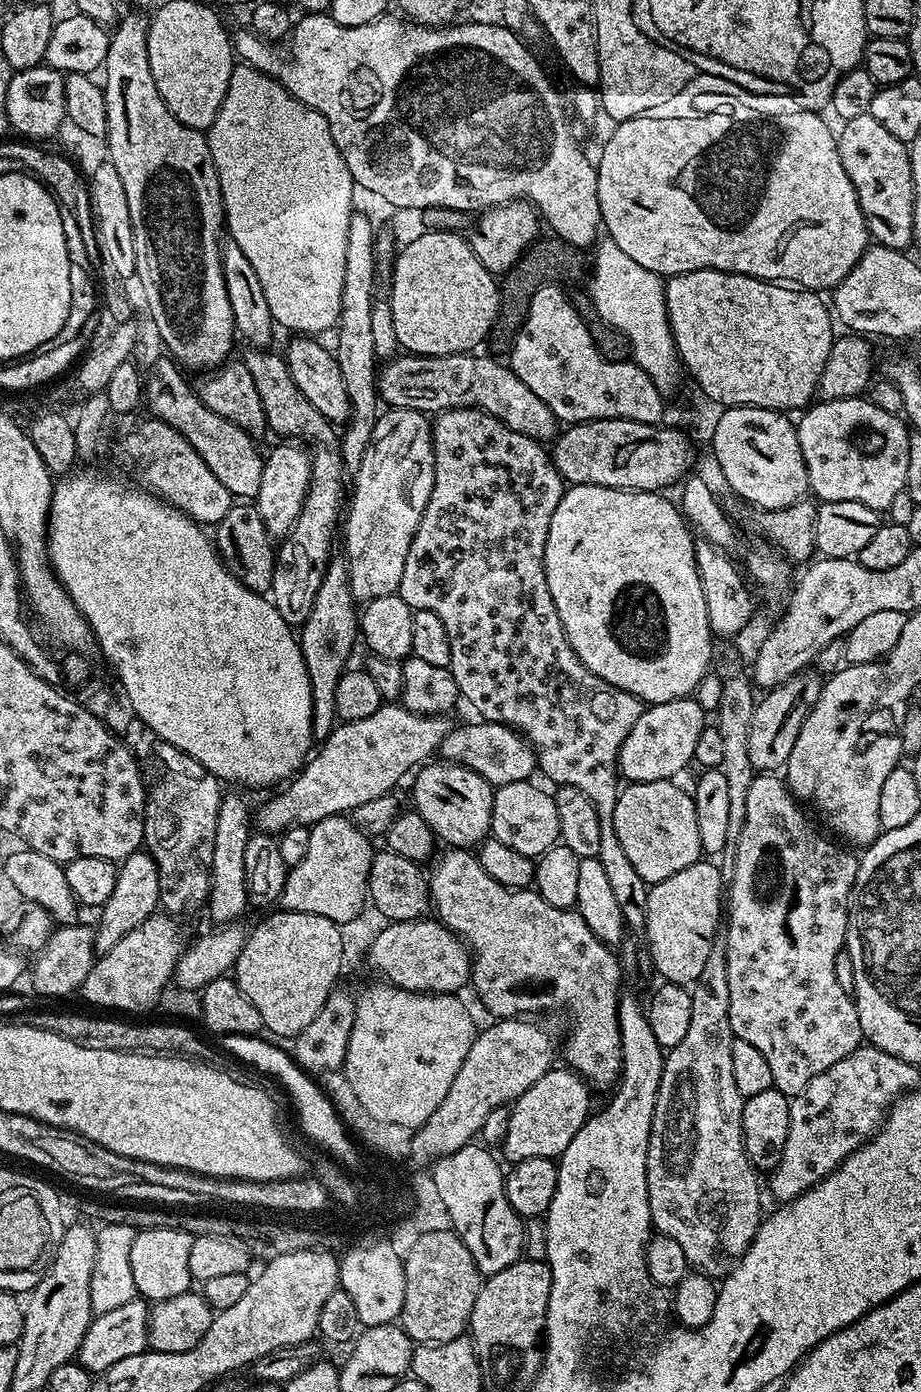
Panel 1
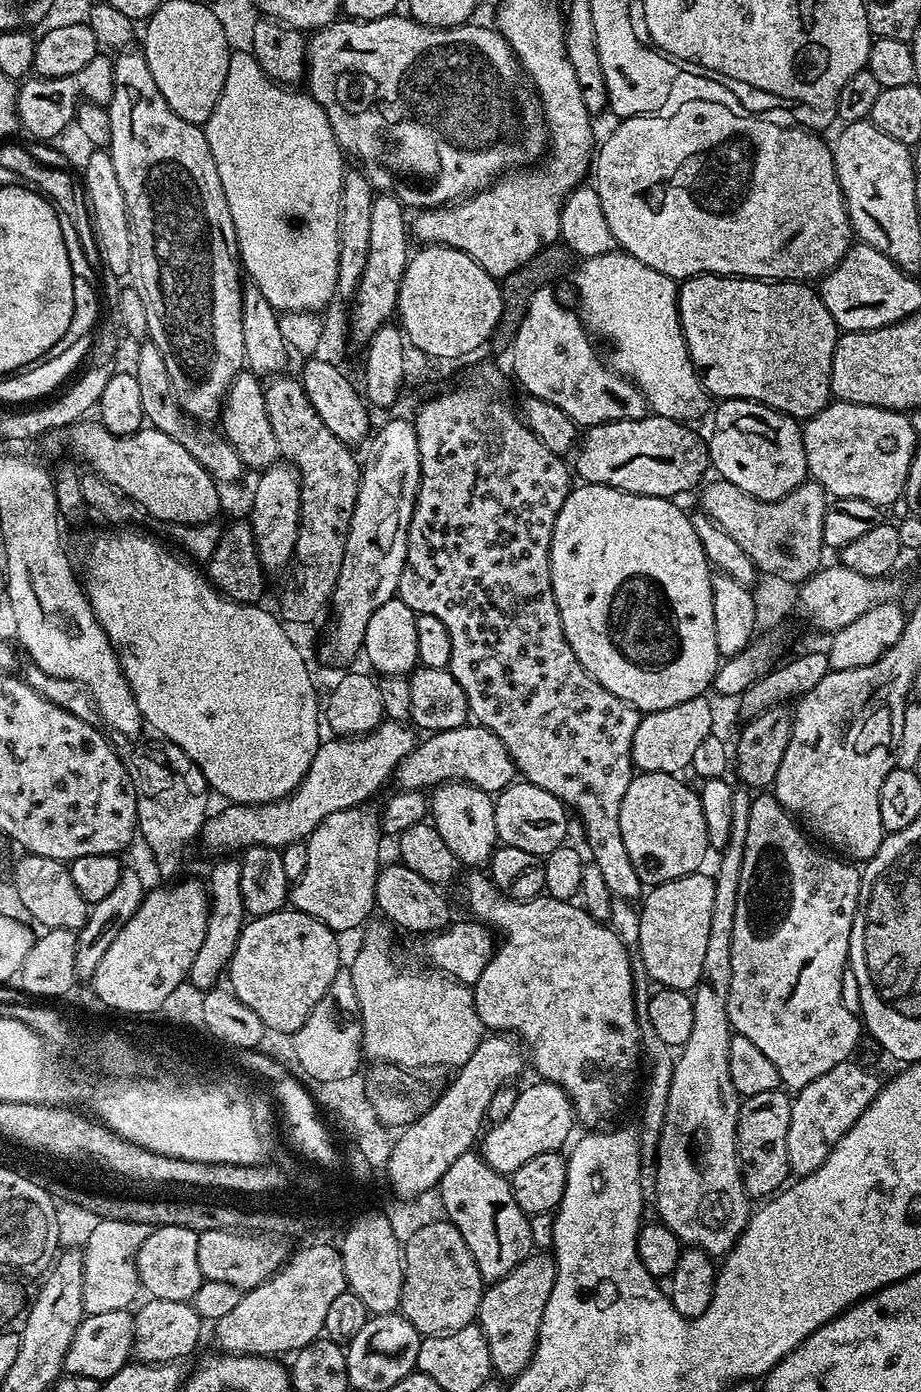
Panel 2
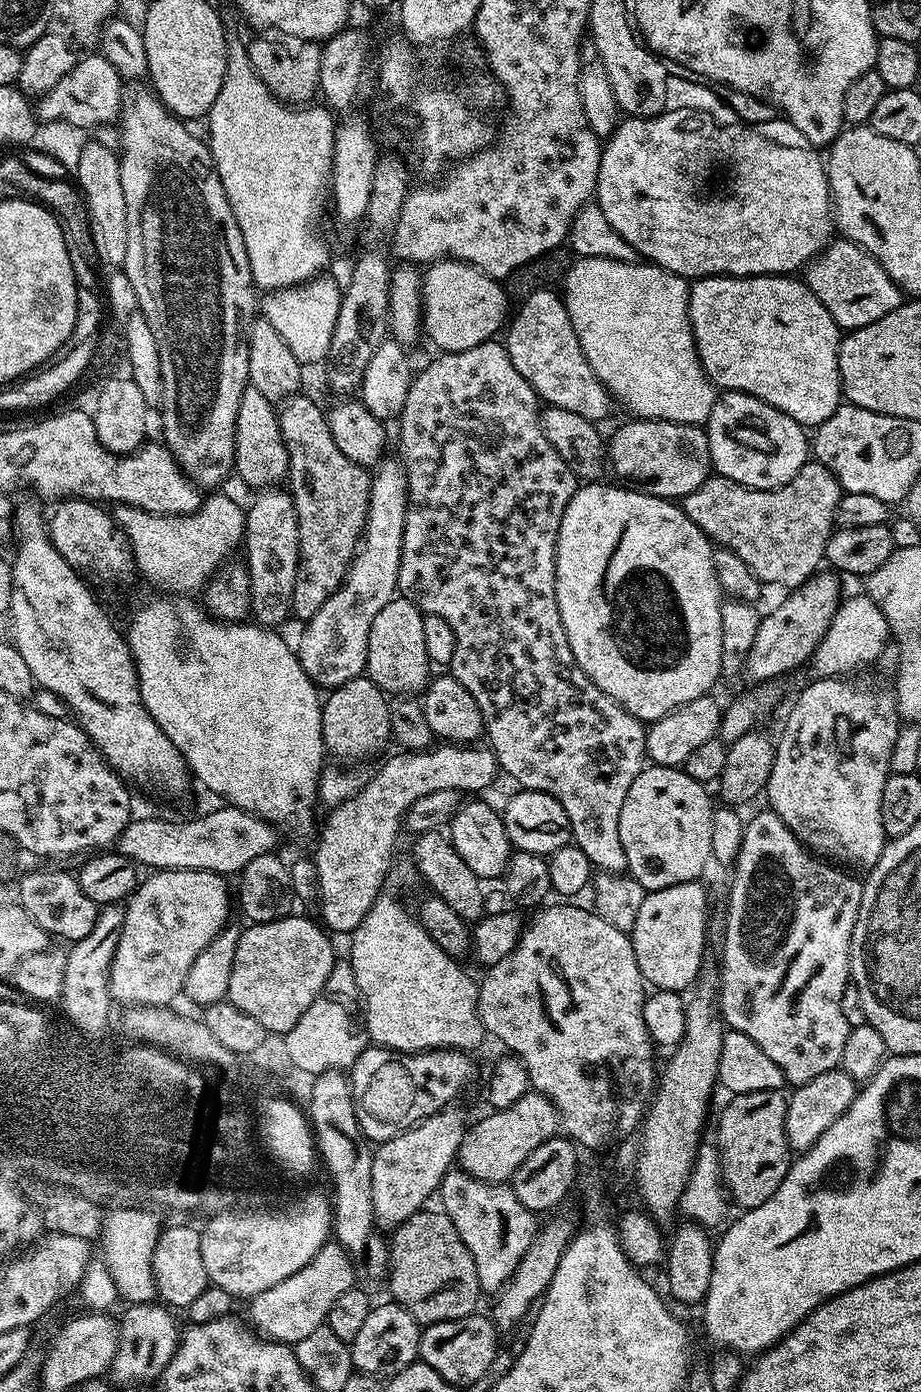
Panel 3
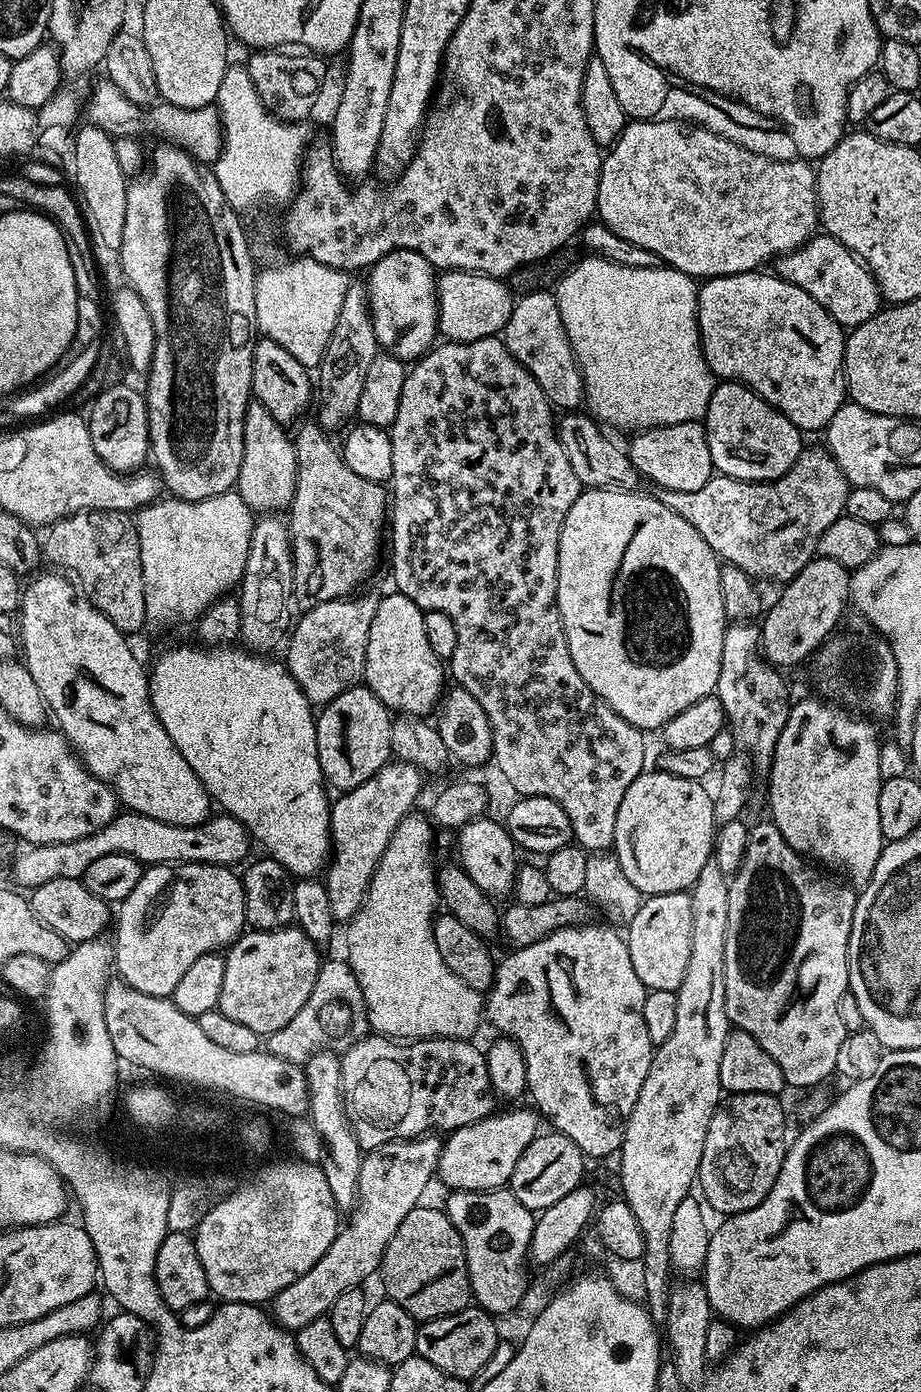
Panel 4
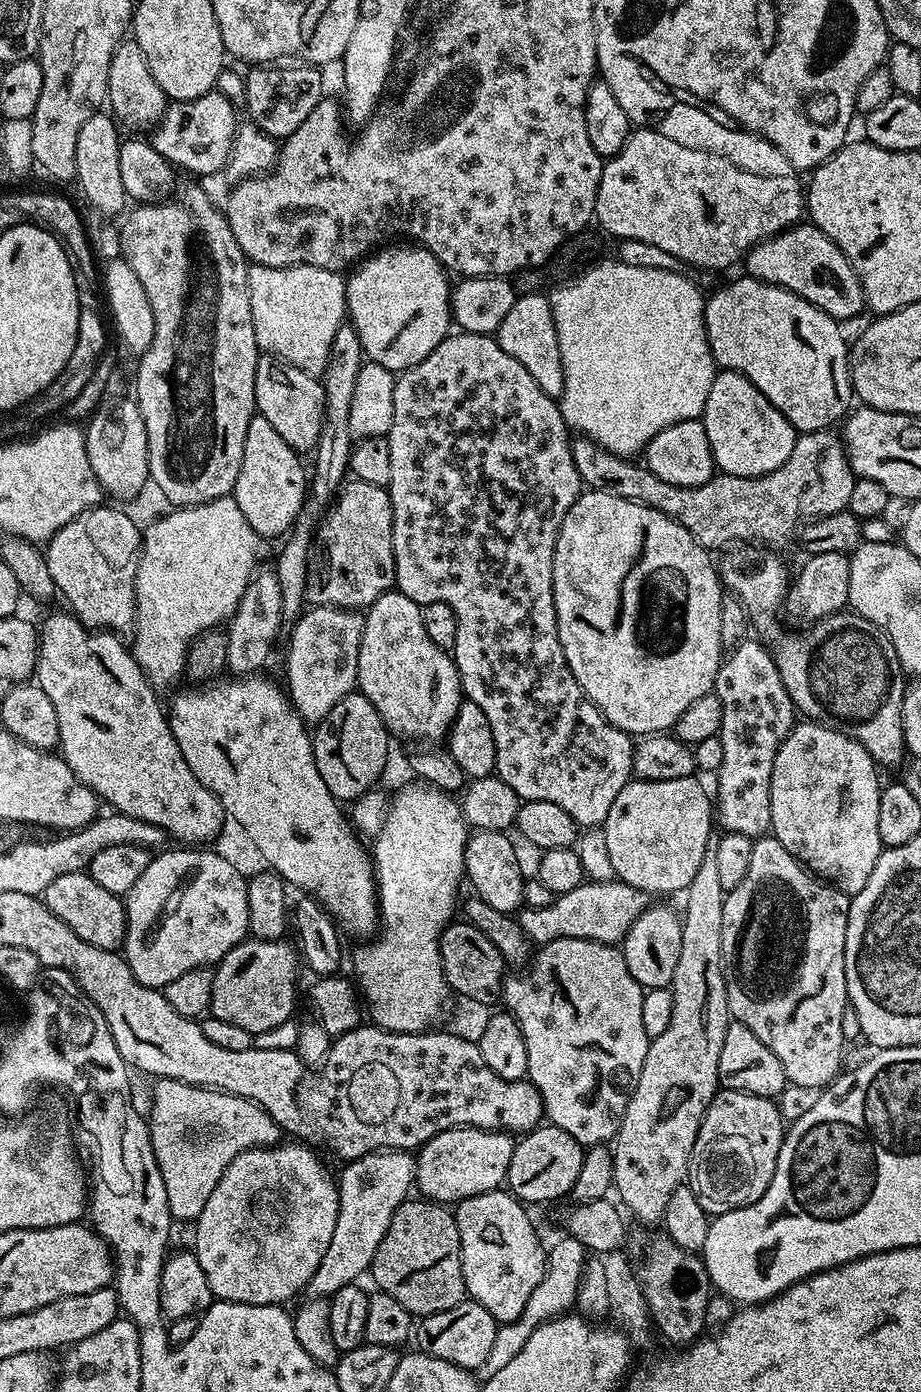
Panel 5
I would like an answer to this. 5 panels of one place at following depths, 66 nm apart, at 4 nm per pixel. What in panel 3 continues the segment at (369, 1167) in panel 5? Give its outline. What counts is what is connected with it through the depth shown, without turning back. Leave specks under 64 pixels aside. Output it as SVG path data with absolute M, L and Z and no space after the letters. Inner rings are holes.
M449 1106L443 1108L438 1114L428 1116L425 1120L407 1128L394 1138L383 1141L372 1154L372 1213L376 1215L376 1224L385 1224L388 1230L408 1220L414 1213L421 1211L428 1199L433 1199L434 1193L439 1189L442 1178L457 1163L460 1152L460 1143L464 1138L466 1123L459 1107ZM329 1242L322 1245L318 1254L314 1254L314 1258L310 1258L310 1262L302 1266L298 1274L290 1274L286 1282L278 1282L278 1286L270 1286L270 1290L247 1301L247 1323L266 1340L293 1346L302 1342L302 1338L326 1323L334 1302L338 1302L338 1298L342 1298L342 1294L357 1283L352 1264L353 1257L344 1251L341 1244Z

